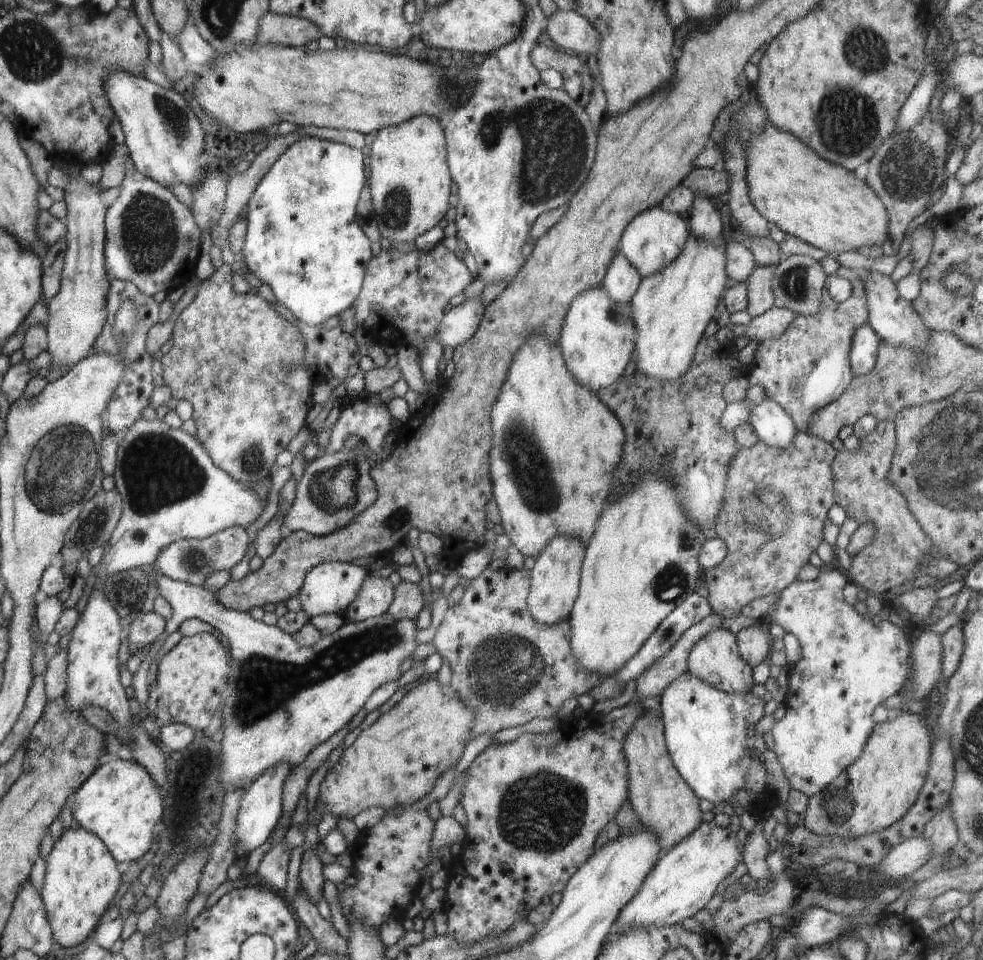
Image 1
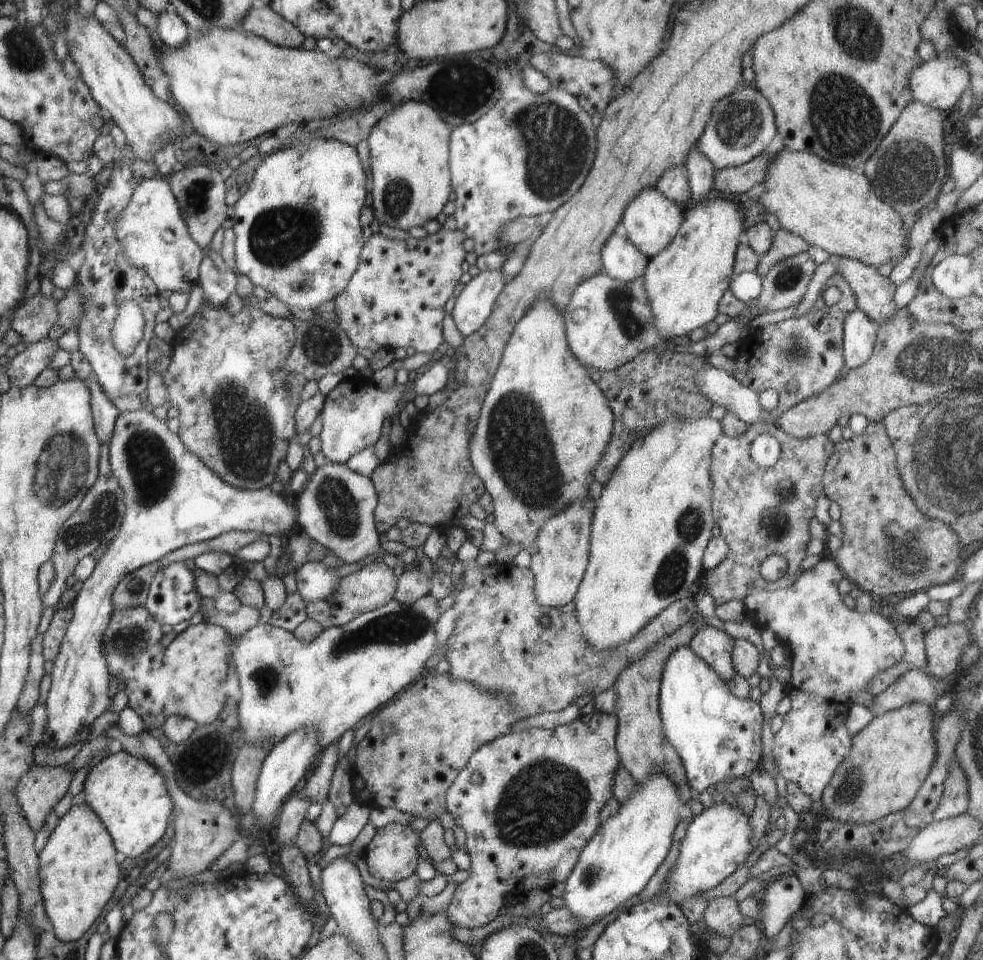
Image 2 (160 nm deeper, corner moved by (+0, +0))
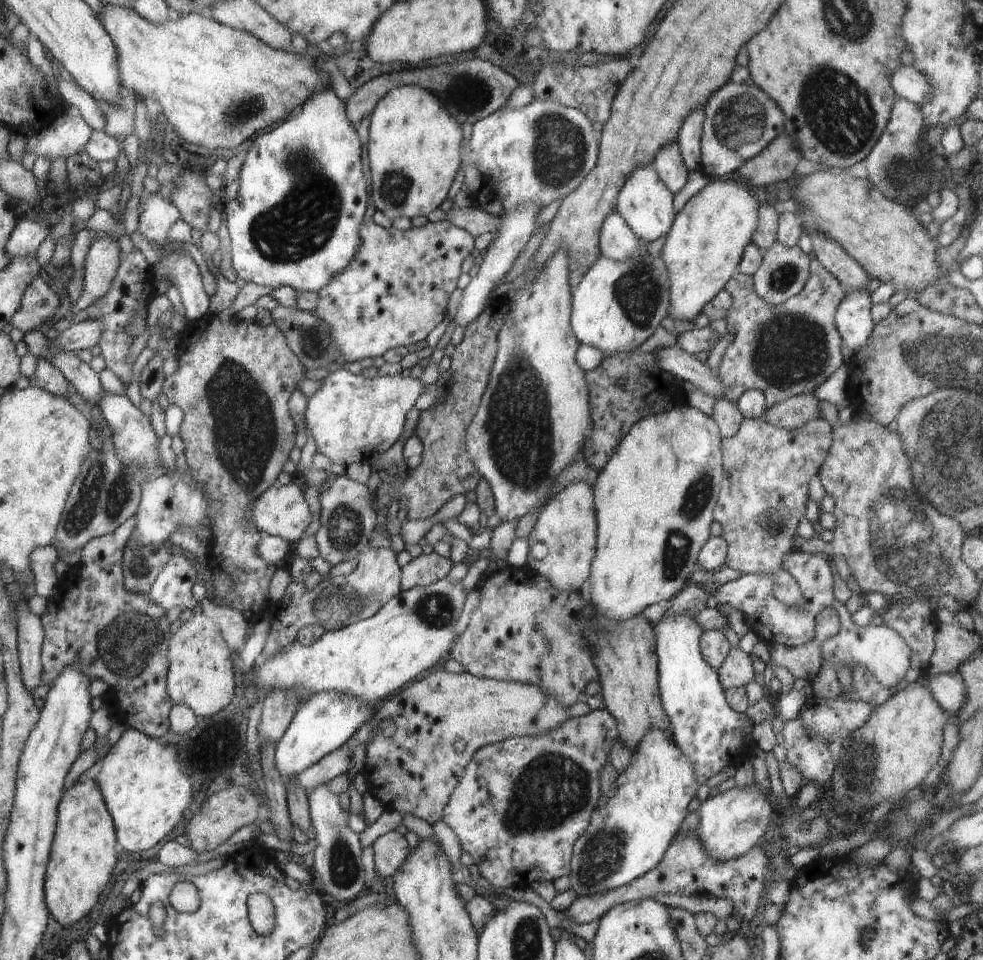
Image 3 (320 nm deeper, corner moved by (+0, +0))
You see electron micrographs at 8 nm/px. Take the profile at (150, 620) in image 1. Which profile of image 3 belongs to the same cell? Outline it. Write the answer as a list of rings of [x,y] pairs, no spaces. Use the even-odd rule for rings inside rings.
[[[131,516],[115,531],[101,537],[89,540],[80,550],[80,563],[69,569],[64,577],[59,579],[45,612],[42,614],[42,624],[45,627],[45,644],[41,651],[44,664],[44,679],[42,684],[52,686],[55,680],[68,667],[79,665],[82,673],[90,680],[102,680],[108,684],[112,692],[116,692],[119,710],[125,716],[114,715],[116,721],[127,724],[155,739],[170,730],[169,715],[172,712],[171,698],[166,692],[166,672],[168,672],[168,658],[166,658],[166,634],[170,632],[164,609],[149,593],[130,592],[125,587],[123,552],[125,544],[134,532],[136,516]],[[66,622],[66,654],[62,654],[62,632]]]

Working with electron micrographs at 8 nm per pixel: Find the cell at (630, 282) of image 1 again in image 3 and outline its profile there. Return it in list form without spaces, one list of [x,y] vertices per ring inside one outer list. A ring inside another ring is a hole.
[[[615,210],[604,219],[599,234],[599,249],[602,256],[624,262],[645,253],[646,250],[652,250],[652,254],[658,256],[664,243],[664,238],[656,239],[650,244],[641,242]]]

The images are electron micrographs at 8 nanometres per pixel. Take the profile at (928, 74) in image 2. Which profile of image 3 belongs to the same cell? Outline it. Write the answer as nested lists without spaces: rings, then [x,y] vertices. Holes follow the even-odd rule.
[[[900,64],[890,75],[889,81],[898,97],[914,104],[921,105],[931,97],[931,86],[927,78],[913,66],[906,67]]]

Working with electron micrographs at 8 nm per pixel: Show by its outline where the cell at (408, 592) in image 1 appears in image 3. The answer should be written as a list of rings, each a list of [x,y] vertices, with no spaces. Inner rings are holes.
[[[436,550],[430,554],[422,554],[413,558],[401,568],[402,591],[428,586],[435,580],[444,579],[453,566],[450,556],[441,555]]]

